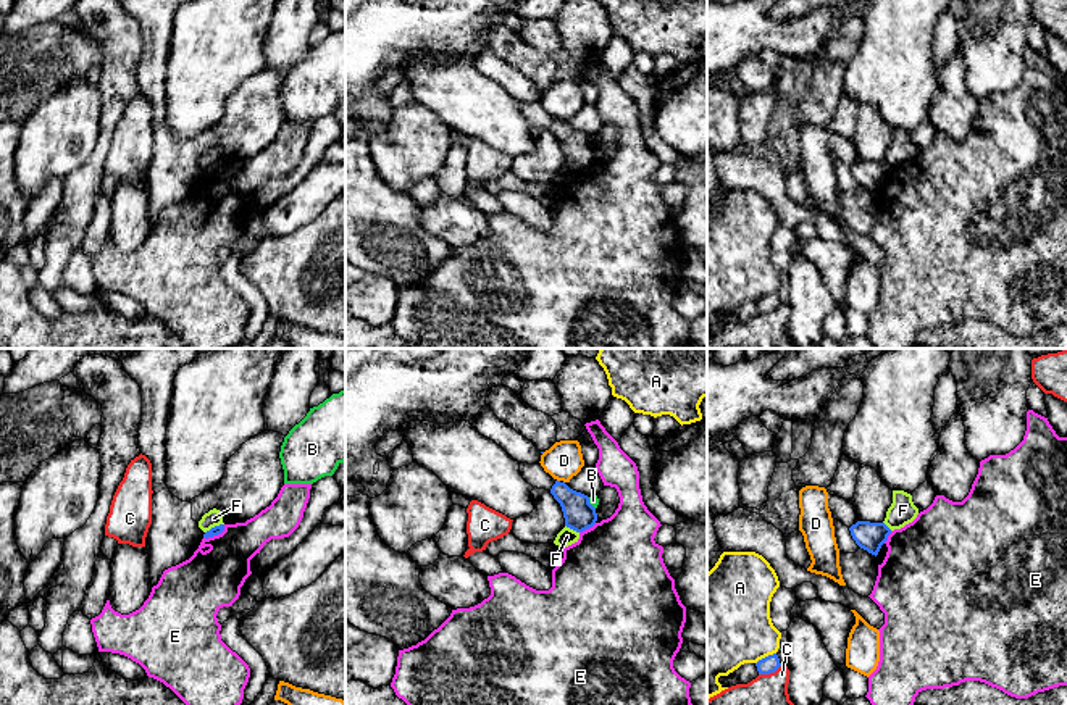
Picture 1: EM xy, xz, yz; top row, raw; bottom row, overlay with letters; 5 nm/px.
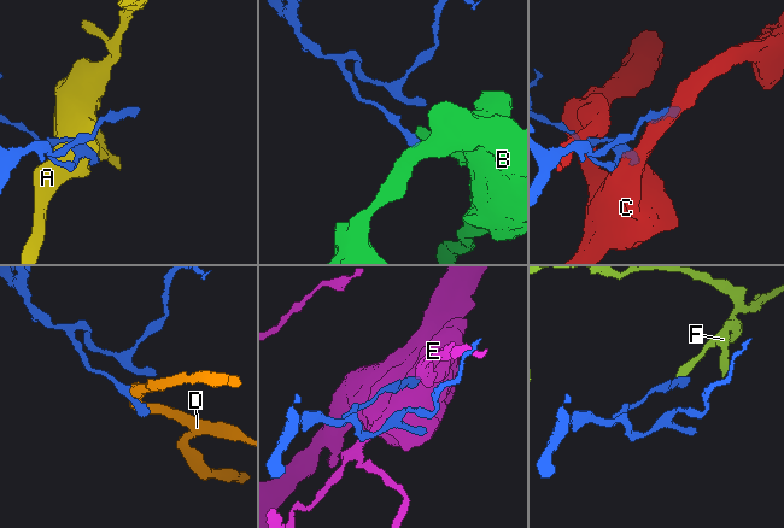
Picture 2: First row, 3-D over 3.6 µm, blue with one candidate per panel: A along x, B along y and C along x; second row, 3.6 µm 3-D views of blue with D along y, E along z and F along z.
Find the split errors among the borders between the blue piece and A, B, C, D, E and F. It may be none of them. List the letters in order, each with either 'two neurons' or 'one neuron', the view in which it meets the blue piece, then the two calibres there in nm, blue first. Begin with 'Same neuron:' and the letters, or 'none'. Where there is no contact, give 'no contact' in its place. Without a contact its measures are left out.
Same neuron: none
A: two neurons | yz | 90/420 nm
B: two neurons | xz | 160/50 nm
C: two neurons | yz | 90/300 nm
D: two neurons | no contact
E: two neurons | xy | 50/300 nm
F: two neurons | xy | 50/80 nm

